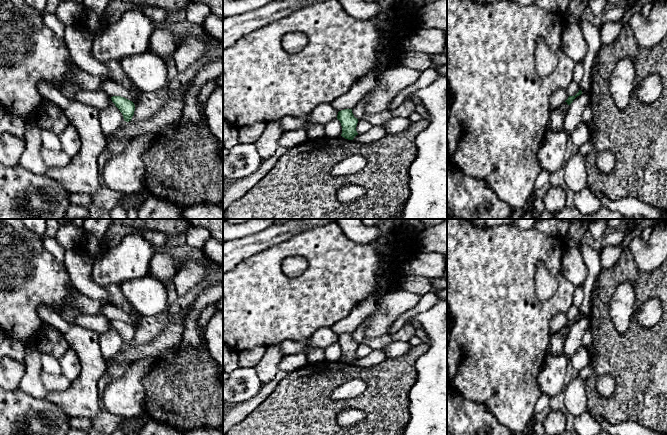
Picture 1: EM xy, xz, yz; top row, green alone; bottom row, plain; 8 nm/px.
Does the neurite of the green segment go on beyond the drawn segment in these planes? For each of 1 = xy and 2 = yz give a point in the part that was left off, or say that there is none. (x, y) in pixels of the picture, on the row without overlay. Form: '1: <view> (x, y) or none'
1: none
2: none

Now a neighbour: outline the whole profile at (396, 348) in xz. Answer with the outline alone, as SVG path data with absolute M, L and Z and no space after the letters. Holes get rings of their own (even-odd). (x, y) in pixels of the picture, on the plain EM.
M392 341L383 348L383 351L387 357L397 357L405 354L411 347L408 342Z

